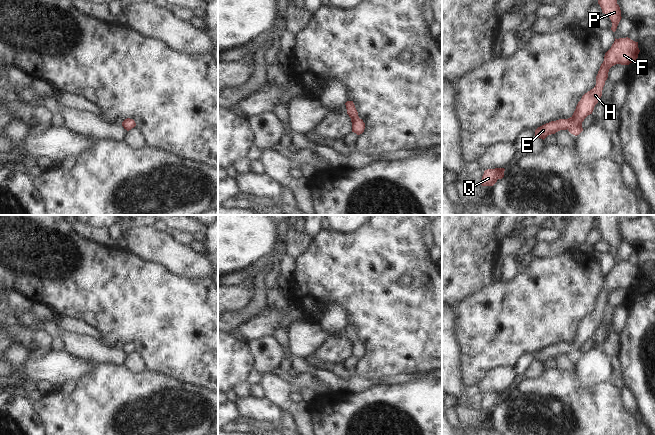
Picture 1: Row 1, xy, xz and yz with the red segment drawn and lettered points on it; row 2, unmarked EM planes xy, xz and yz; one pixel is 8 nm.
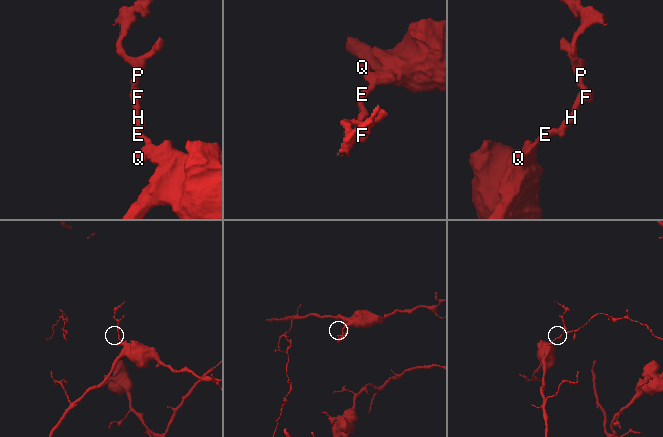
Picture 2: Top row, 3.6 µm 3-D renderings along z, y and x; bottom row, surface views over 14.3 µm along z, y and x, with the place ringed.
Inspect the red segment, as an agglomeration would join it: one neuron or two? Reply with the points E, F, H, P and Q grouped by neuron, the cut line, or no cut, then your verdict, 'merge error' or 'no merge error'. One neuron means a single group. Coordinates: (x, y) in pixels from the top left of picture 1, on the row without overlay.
groups E F H P Q; cut none; no merge error

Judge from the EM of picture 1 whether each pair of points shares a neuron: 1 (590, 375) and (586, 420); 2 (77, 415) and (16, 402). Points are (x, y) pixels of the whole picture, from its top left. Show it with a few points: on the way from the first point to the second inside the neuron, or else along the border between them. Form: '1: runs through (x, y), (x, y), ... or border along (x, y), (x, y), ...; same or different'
1: border along (574, 372), (583, 384), (590, 386), (609, 381); different
2: border along (32, 403), (44, 424); different

